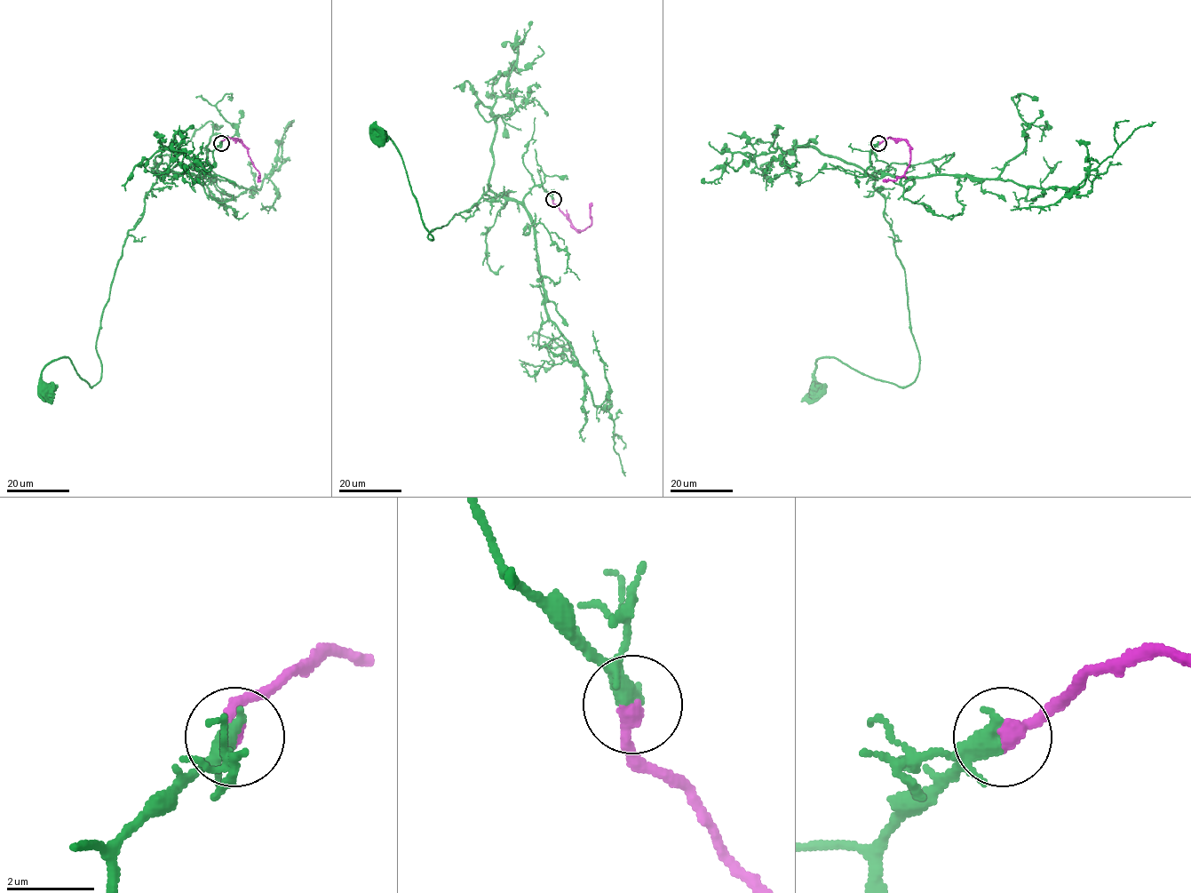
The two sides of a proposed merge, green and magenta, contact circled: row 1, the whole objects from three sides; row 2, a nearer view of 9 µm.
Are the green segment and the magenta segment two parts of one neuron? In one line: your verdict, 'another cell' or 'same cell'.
same cell

